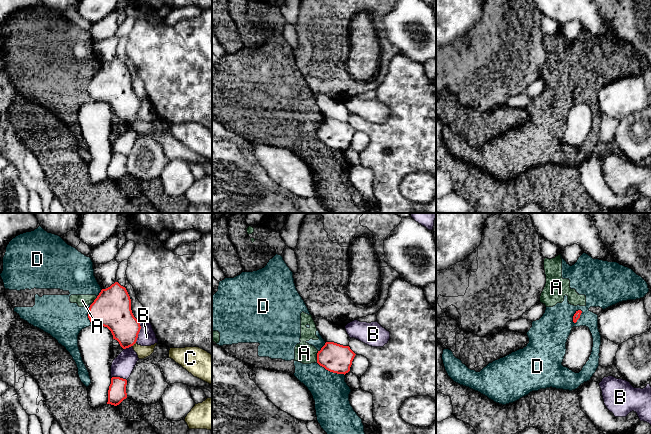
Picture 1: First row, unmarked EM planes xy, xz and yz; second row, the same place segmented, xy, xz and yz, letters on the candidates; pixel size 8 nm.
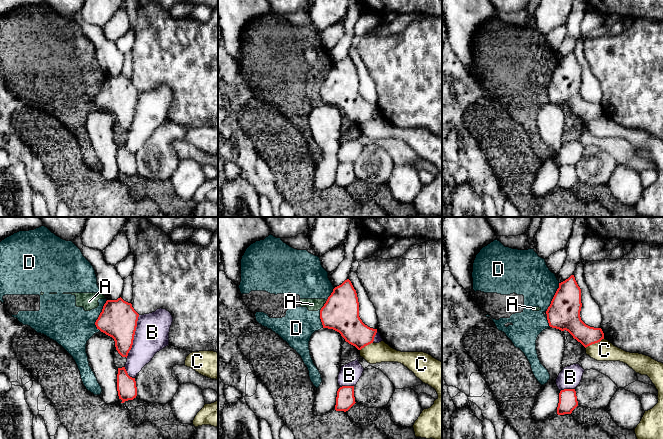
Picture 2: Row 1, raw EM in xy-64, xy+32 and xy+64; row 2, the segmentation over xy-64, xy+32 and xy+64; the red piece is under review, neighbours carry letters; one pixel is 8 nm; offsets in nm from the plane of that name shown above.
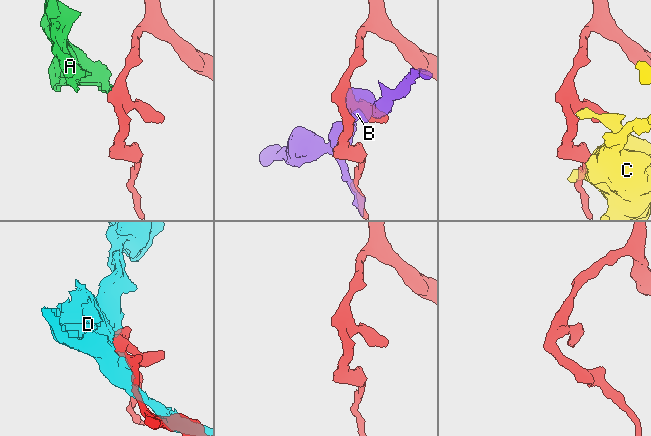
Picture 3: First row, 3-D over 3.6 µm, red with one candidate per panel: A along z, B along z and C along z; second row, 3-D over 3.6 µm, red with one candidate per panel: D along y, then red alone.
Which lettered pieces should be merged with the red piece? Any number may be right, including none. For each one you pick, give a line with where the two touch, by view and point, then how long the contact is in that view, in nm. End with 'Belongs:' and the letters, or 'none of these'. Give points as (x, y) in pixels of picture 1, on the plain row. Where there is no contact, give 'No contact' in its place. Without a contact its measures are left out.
Belongs: none of these

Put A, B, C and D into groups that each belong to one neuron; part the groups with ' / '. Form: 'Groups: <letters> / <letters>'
Groups: A D / B / C

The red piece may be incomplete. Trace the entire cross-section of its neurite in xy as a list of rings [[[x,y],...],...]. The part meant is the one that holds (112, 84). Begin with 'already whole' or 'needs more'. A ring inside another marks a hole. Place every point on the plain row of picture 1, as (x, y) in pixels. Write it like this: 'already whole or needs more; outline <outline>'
already whole; outline [[[118,58],[101,66],[89,83],[88,94],[92,101],[107,103],[123,125],[137,117],[141,102],[132,89],[126,64]]]

